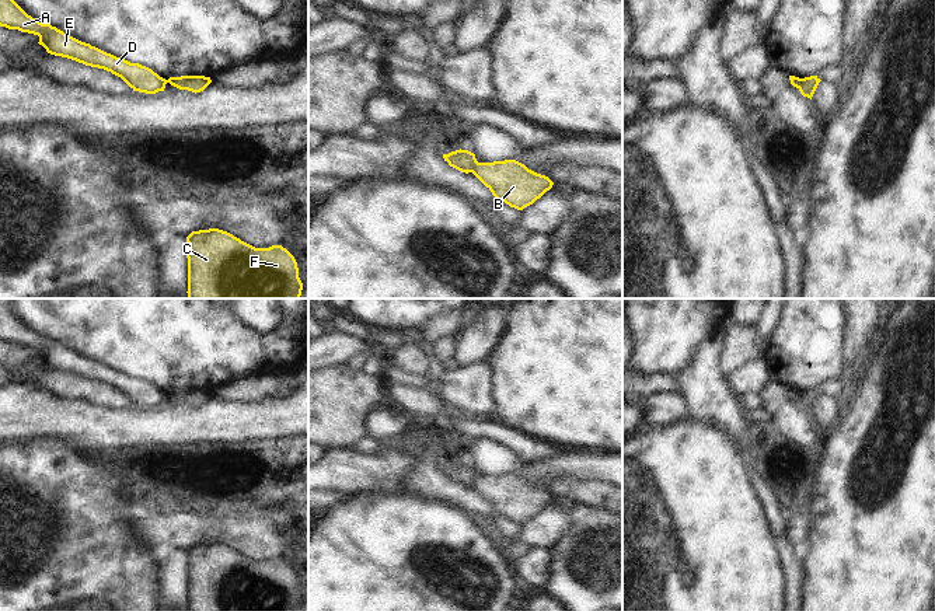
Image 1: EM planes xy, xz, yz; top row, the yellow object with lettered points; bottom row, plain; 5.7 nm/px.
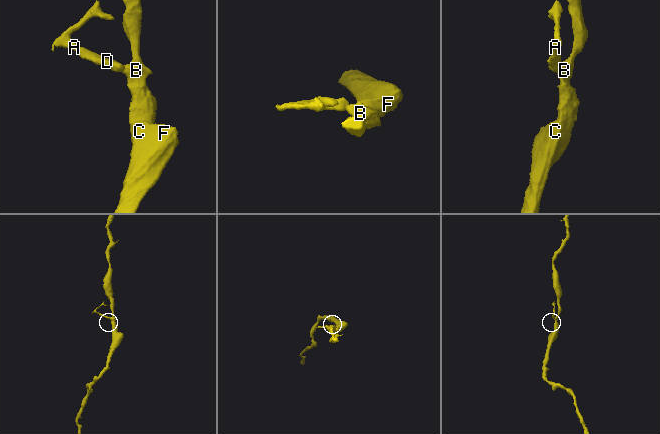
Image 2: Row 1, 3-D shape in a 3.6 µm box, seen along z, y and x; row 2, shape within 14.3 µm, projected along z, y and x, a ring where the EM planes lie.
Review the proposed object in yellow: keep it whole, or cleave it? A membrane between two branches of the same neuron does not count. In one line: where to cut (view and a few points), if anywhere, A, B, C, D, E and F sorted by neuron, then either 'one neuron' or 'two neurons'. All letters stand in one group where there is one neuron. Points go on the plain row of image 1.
cut in xz along (475, 474), (471, 485); A D E / B C F; two neurons

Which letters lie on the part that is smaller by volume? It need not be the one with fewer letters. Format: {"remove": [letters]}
{"remove": ["A", "D", "E"]}

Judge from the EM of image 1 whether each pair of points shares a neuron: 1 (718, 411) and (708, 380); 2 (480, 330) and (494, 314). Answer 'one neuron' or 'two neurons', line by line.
1: one neuron
2: one neuron

